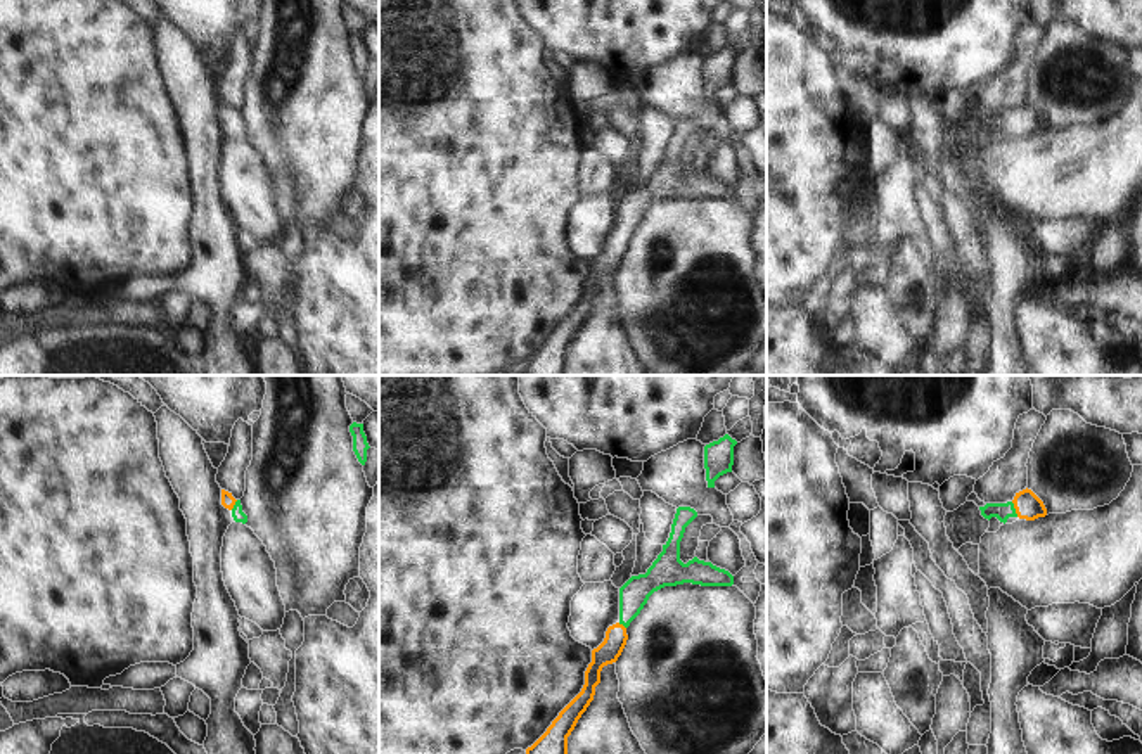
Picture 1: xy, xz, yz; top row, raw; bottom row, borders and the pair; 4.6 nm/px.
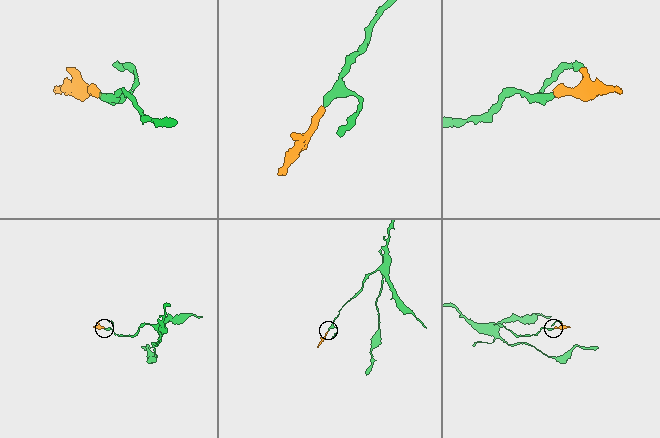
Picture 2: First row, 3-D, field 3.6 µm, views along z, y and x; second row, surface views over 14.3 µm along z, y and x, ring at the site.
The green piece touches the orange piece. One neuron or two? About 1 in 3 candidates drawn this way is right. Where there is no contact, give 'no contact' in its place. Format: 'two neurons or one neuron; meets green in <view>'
one neuron; meets green in yz

